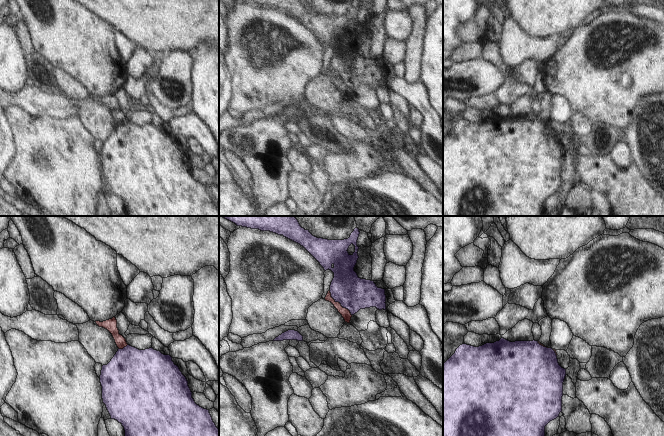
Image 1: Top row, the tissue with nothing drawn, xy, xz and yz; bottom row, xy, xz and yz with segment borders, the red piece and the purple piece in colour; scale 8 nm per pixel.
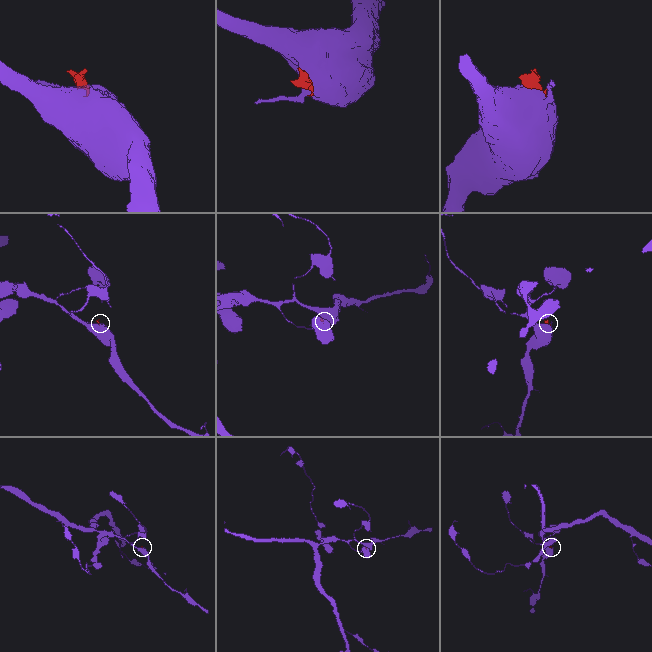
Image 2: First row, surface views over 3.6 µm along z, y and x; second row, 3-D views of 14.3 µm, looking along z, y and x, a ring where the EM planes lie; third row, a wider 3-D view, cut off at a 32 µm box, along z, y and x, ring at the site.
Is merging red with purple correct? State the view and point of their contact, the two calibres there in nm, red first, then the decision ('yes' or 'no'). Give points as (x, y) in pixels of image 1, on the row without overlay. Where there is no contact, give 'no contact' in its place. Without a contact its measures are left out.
xz (339, 79) | 70/280 nm | no

